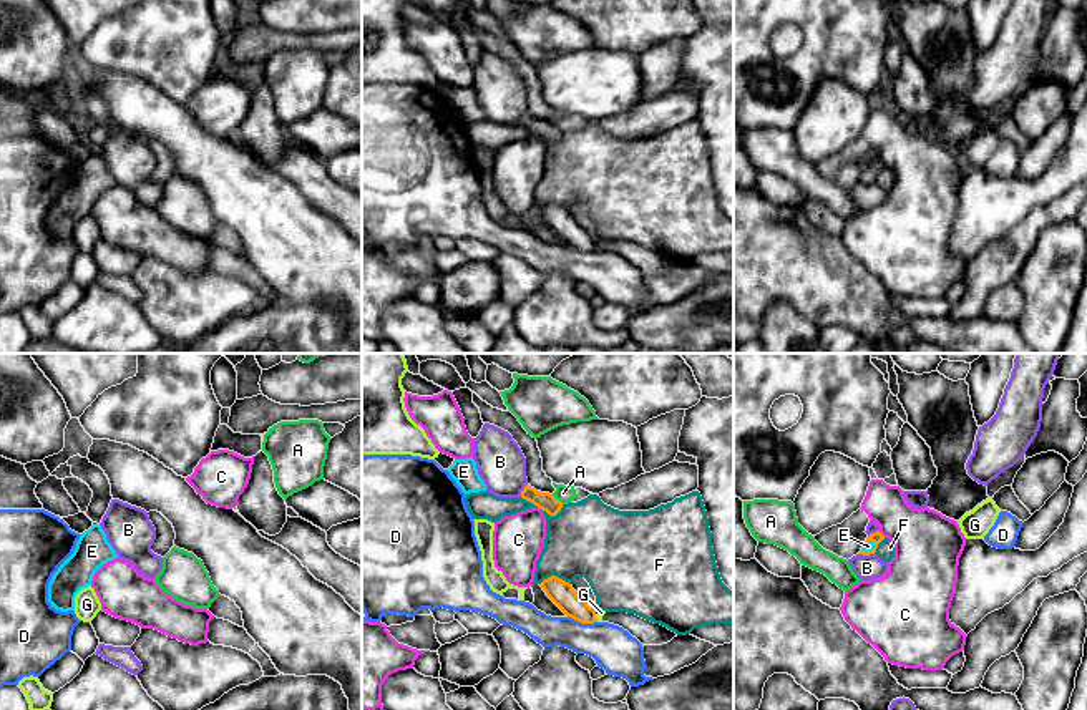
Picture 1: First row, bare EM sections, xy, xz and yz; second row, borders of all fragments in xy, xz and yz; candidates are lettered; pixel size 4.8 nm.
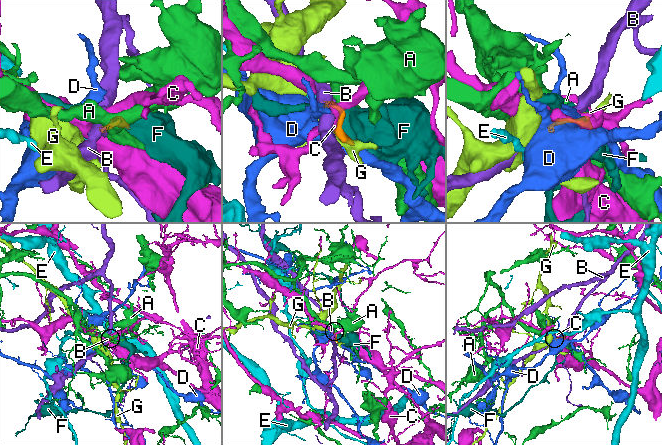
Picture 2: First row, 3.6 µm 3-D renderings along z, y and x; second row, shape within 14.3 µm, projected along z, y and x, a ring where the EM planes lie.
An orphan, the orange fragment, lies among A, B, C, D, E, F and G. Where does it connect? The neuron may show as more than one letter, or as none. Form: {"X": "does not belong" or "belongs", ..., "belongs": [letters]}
{"A": "does not belong", "B": "does not belong", "C": "does not belong", "D": "does not belong", "E": "belongs", "F": "does not belong", "G": "does not belong", "belongs": ["E"]}

